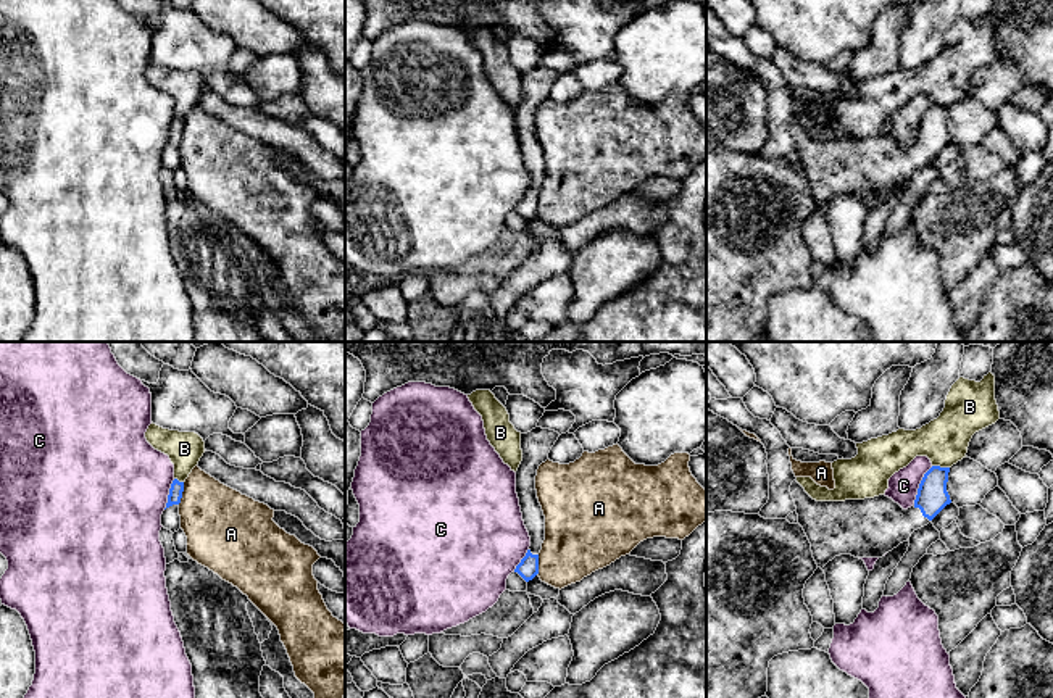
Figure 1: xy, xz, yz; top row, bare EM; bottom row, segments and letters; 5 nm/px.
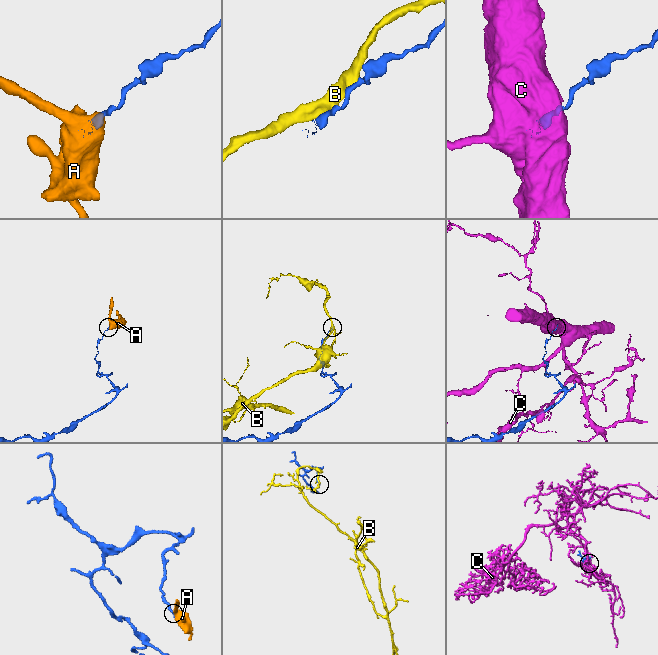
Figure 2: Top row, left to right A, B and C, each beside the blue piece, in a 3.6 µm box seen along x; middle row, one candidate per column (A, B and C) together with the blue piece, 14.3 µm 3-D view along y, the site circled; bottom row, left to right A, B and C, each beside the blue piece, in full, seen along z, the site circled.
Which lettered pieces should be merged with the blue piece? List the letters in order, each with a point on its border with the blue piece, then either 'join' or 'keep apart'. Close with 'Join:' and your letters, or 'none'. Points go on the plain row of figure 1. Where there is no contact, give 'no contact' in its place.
A: xy (181, 132) | keep apart
B: yz (939, 105) | keep apart
C: yz (919, 124) | keep apart
Join: none

